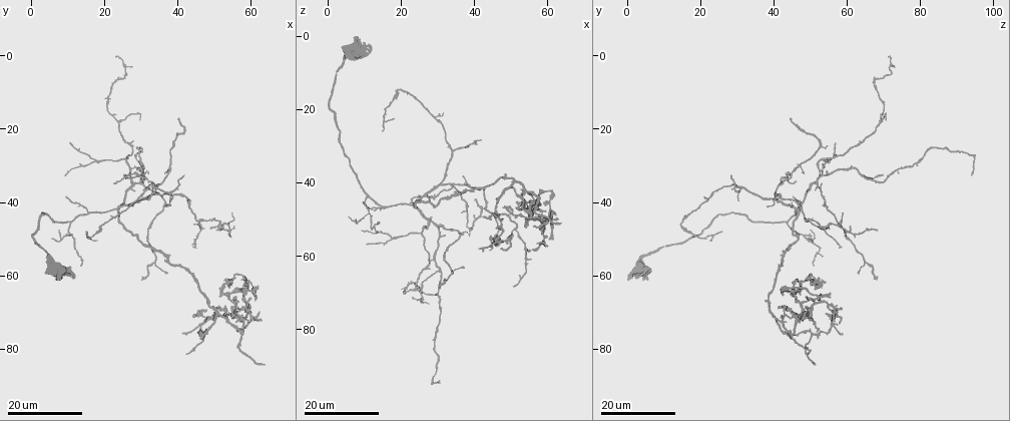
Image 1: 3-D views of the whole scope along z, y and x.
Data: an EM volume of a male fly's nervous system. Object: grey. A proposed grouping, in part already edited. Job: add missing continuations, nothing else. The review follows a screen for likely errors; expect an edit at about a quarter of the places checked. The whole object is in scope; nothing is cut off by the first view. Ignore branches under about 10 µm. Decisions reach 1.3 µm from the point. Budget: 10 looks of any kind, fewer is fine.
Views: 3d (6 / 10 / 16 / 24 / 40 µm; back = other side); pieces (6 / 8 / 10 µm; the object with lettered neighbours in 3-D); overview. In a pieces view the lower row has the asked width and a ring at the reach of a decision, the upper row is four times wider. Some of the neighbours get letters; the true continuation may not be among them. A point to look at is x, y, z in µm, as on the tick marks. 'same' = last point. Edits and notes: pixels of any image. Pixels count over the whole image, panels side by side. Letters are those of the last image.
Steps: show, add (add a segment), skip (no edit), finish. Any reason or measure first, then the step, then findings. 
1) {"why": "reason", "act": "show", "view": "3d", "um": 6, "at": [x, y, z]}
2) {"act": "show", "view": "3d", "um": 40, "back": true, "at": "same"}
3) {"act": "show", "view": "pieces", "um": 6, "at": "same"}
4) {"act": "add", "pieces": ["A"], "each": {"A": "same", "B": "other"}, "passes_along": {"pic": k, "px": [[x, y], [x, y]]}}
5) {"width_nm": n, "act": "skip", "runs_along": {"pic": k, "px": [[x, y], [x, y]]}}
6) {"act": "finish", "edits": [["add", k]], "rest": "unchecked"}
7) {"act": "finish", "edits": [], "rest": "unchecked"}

{"act": "show", "view": "3d", "um": 24, "at": [64.0, 84.5, 50.5]}

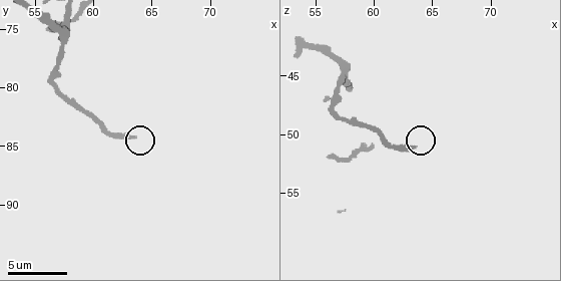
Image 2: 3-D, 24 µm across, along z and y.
{"why": "what lies round it", "act": "show", "view": "pieces", "um": 8, "at": [63.4, 84.2, 51.0]}

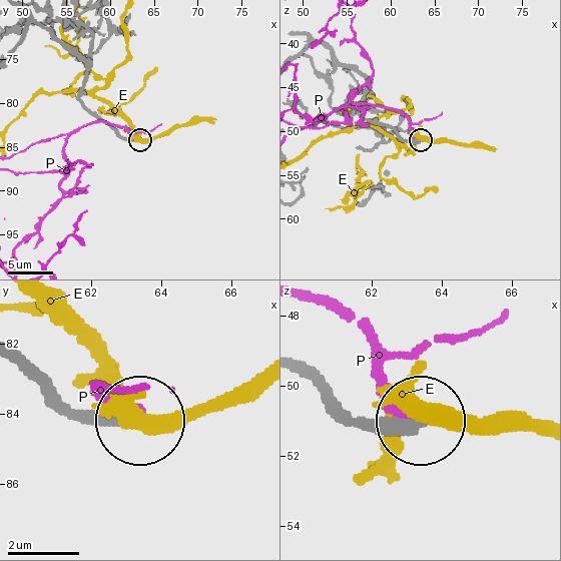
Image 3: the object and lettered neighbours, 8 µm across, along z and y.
{"act": "skip", "each": {"E": "other", "P": "other"}, "runs_along": {"pic": 3, "px": [[22, 363], [66, 405], [135, 417]]}, "found": "no lettered segment goes on from it"}

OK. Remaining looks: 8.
{"why": "free end", "act": "show", "view": "3d", "um": 16, "at": [46.5, 77.5, 44.5]}

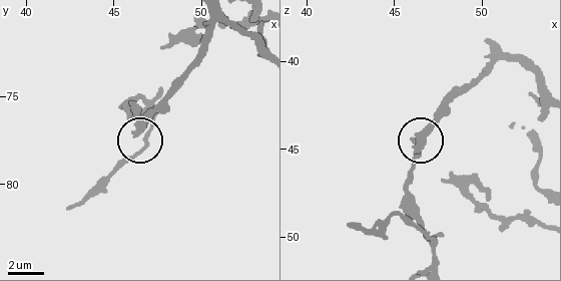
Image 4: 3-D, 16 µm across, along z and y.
{"act": "show", "view": "3d", "um": 10, "at": [46.2, 77.3, 45.2]}

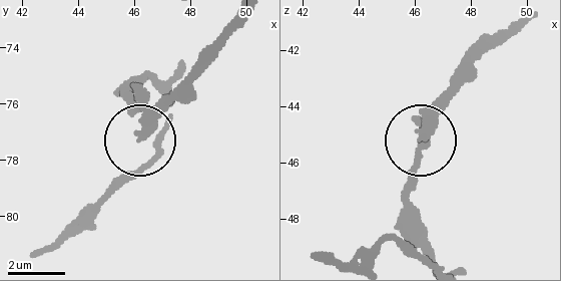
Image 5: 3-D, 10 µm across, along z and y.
{"act": "show", "view": "pieces", "um": 6, "at": [46.4, 77.2, 45.0]}

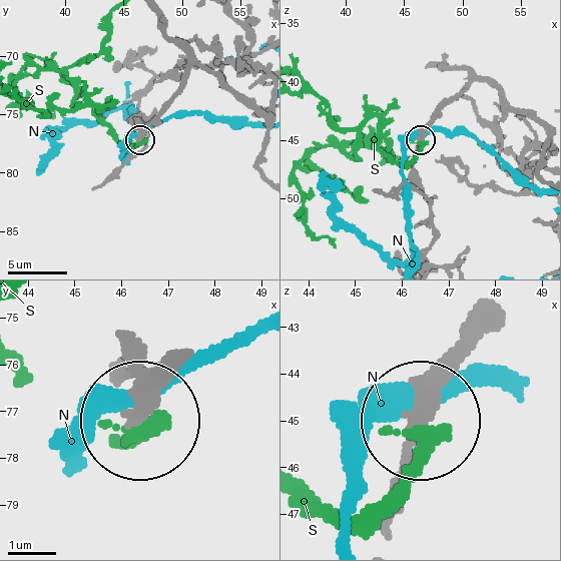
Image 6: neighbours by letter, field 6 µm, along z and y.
{"width_nm": 220, "act": "skip", "each": {"N": "other", "S": "other"}, "found": "no lettered segment goes on from it"}

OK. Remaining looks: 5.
{"why": "long arm stops here", "act": "show", "view": "3d", "um": 24, "at": [40.0, 17.5, 45.0]}

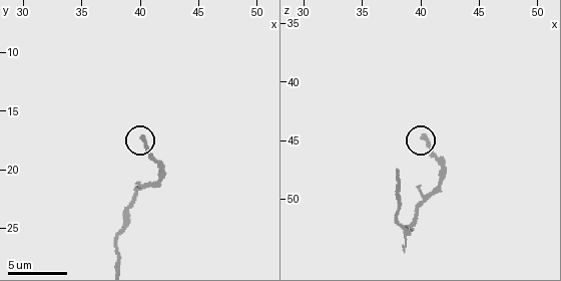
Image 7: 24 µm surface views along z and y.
{"act": "show", "view": "pieces", "um": 8, "at": [40.4, 17.2, 44.6]}

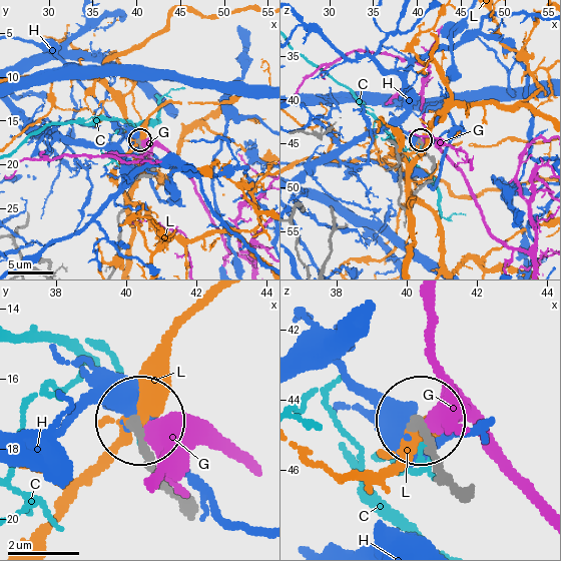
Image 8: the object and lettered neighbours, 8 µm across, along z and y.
{"act": "skip", "each": {"C": "other", "G": "other", "H": "other", "L": "other"}, "found": "none of them fits"}

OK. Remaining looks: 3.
{"why": "an open end", "act": "show", "view": "3d", "um": 16, "at": [41.5, 33.0, 28.5]}

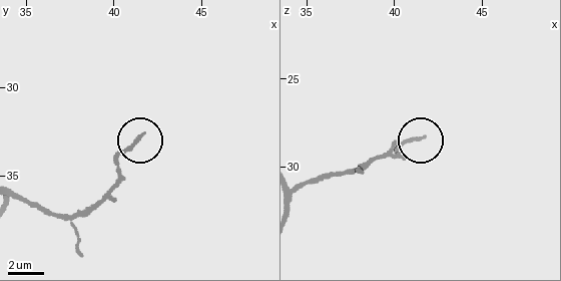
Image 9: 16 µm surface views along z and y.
{"why": "what lies round it", "act": "show", "view": "pieces", "um": 6, "at": [41.5, 32.8, 28.4]}

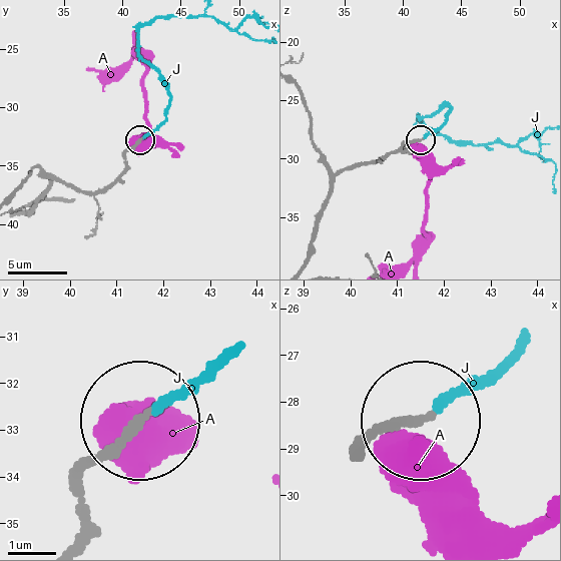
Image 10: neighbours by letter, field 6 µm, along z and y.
{"width_nm": 160, "act": "add", "pieces": ["J"], "each": {"A": "other", "J": "same"}, "passes_along": {"pic": 10, "px": [[124, 167], [168, 105], [138, 33], [174, 16]]}, "found": "it goes on there"}

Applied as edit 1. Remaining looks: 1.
{"act": "finish", "edits": [["add", 10]], "rest": "unchecked"}

